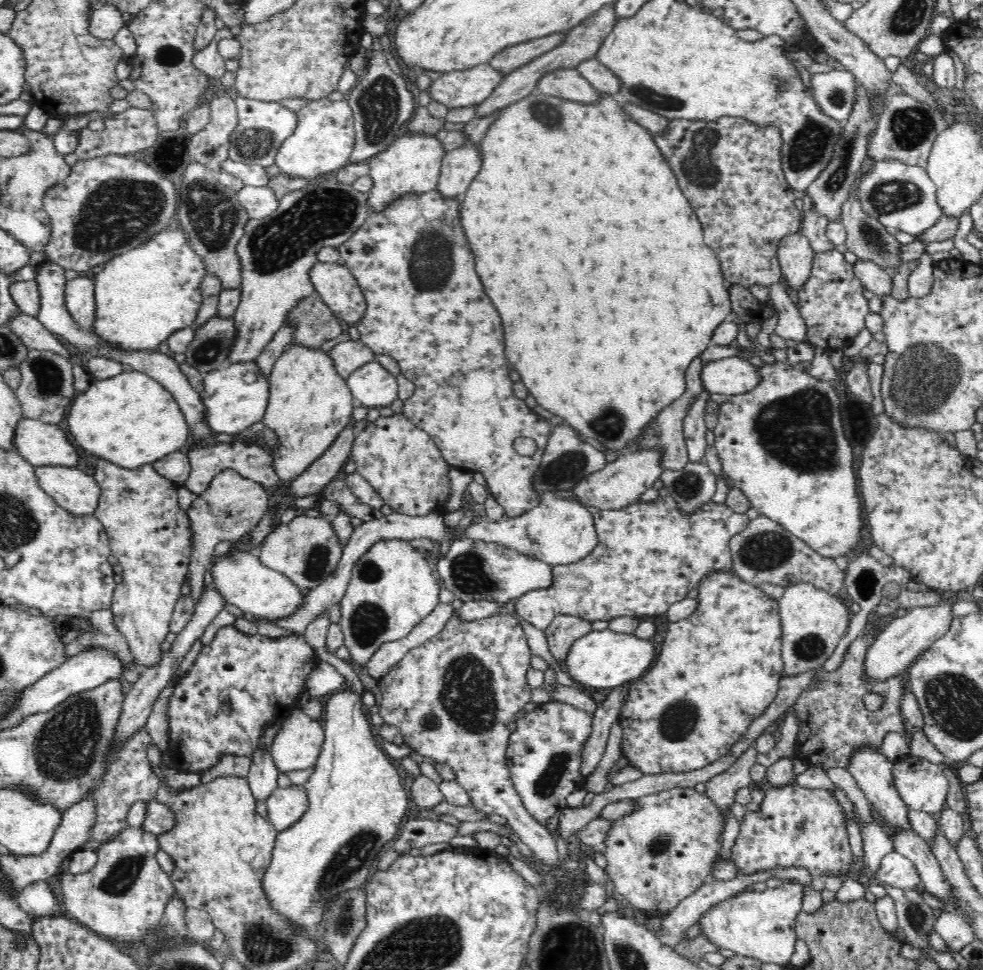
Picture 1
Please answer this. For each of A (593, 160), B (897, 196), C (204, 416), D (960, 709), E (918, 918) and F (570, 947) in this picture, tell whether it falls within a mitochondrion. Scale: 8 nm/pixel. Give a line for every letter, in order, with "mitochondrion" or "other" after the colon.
A: other
B: mitochondrion
C: other
D: mitochondrion
E: mitochondrion
F: mitochondrion

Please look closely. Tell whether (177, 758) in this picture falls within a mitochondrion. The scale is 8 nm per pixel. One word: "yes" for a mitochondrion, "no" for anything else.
no

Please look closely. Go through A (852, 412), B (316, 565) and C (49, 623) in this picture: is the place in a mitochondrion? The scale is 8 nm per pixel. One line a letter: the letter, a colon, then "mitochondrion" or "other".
A: mitochondrion
B: mitochondrion
C: other

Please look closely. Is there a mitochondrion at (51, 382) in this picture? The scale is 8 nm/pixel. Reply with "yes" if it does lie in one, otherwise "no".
yes

